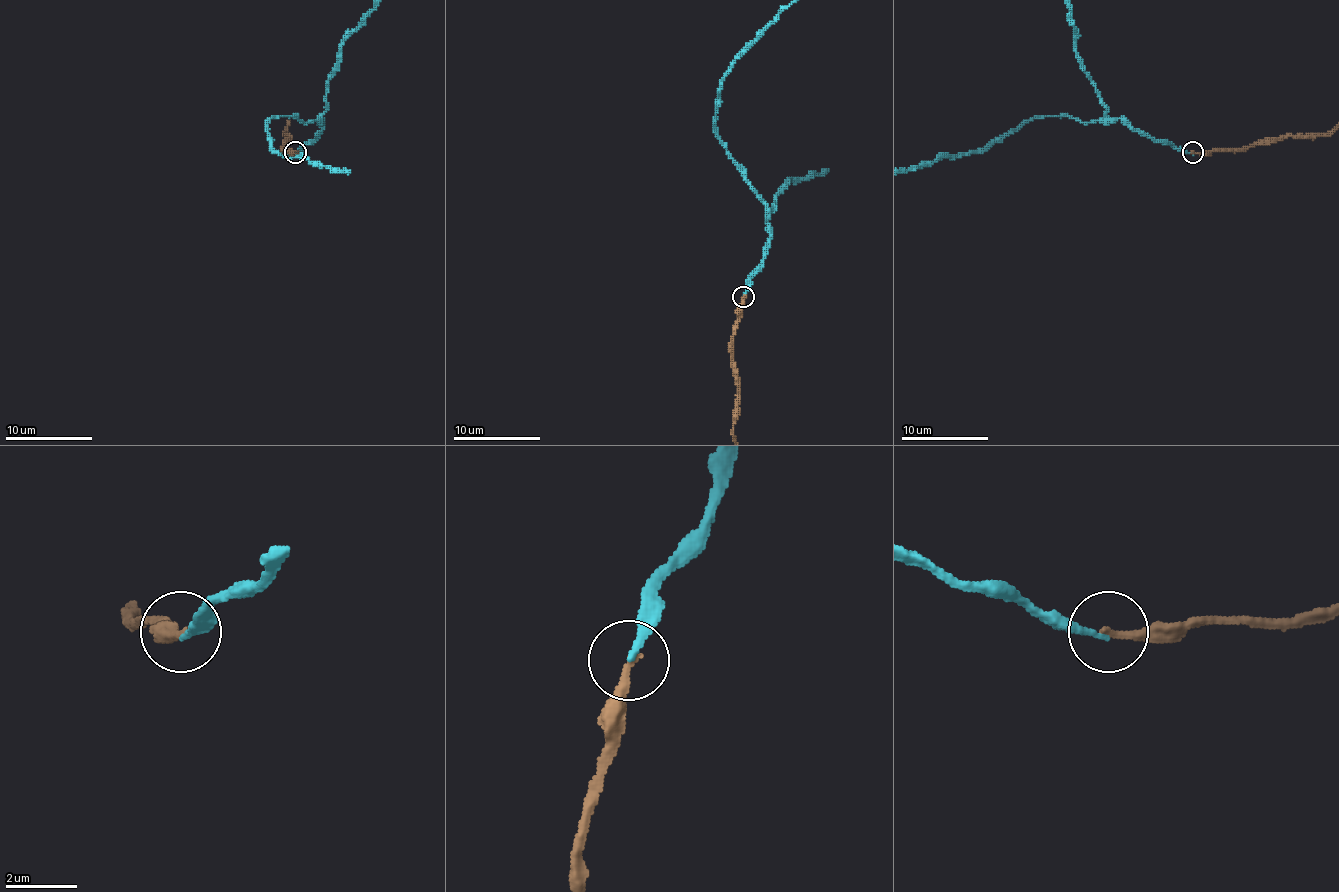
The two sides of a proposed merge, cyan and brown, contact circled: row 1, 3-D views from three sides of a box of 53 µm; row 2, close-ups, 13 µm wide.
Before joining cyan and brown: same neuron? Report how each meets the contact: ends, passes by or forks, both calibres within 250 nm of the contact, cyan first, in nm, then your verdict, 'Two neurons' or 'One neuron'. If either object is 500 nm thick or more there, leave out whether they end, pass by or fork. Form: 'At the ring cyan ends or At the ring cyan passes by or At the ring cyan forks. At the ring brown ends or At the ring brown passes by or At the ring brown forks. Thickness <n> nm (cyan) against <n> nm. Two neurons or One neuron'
At the ring cyan ends. At the ring brown ends. Thickness 170 nm (cyan) against 240 nm. Two neurons

